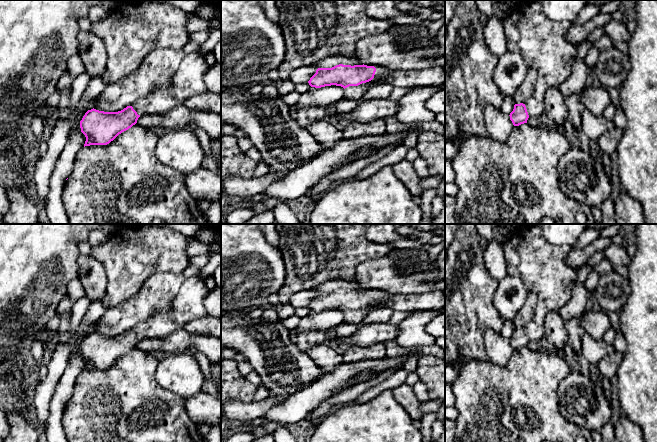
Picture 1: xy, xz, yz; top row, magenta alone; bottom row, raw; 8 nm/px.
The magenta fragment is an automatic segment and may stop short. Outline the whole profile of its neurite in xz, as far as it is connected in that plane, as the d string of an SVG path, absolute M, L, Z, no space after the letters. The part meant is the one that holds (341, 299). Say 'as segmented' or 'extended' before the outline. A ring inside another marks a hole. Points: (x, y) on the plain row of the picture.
extended; M343 289L332 292L318 292L316 297L308 305L311 311L321 312L325 310L341 310L345 313L344 322L360 324L374 309L368 306L374 301L383 301L390 294L384 291L367 289Z

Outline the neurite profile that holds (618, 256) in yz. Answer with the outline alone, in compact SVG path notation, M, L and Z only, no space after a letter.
M611 243L603 253L605 258L610 261L613 270L628 279L632 258L628 254L627 249L621 245Z

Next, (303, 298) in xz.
M314 289L299 291L290 296L288 304L294 308L307 307L318 292Z

